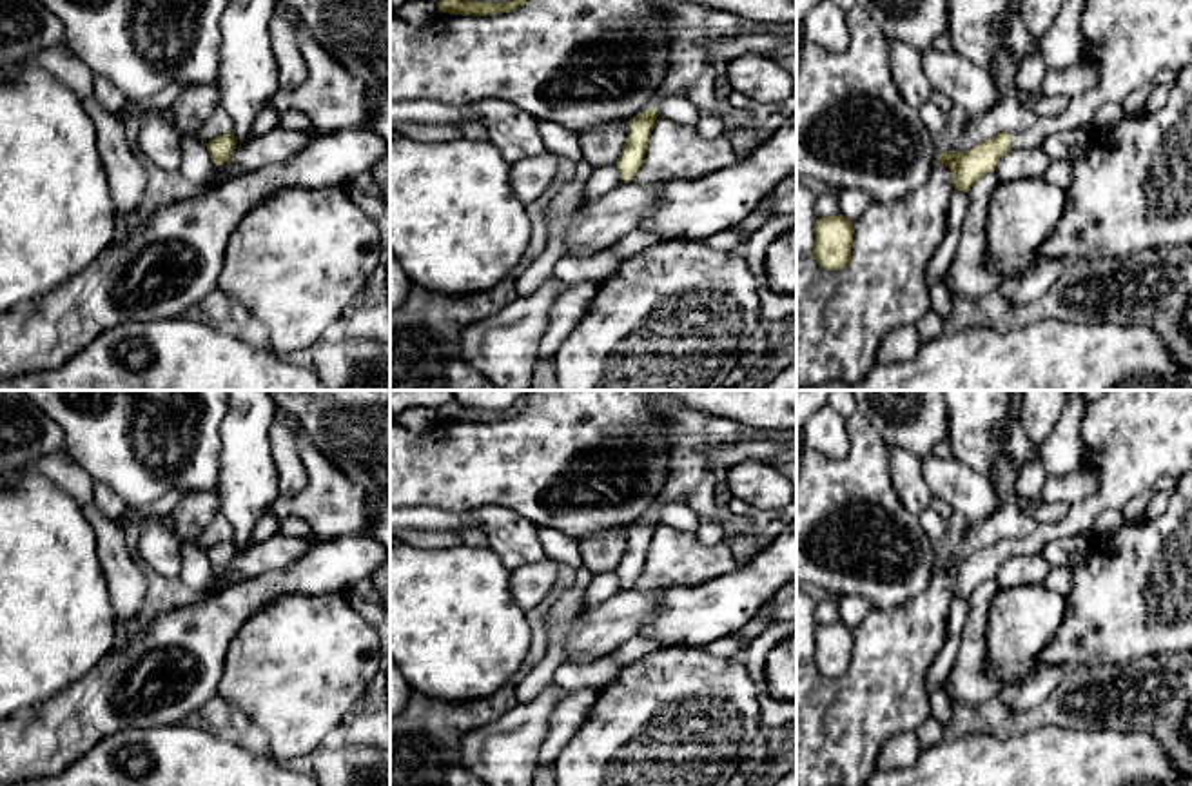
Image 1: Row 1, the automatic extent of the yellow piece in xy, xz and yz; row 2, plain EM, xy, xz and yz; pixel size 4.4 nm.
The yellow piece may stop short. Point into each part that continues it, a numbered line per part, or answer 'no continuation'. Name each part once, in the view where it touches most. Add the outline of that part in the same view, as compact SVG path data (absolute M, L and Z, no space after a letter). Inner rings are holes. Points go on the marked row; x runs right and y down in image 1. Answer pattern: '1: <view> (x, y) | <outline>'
1: yz (1127, 42) | M1087 0L1080 16L1080 31L1081 64L1098 73L1096 85L1069 98L1065 113L1038 118L1031 129L1011 131L1011 151L1040 149L1056 133L1092 125L1103 103L1123 103L1134 89L1154 85L1156 74L1163 69L1179 73L1192 65L1192 0Z

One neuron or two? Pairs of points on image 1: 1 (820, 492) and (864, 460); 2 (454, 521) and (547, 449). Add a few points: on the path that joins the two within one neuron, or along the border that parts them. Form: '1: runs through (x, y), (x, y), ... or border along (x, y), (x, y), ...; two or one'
1: runs through (830, 481), (846, 478), (853, 471); one
2: border along (423, 505), (450, 512), (472, 510); two

